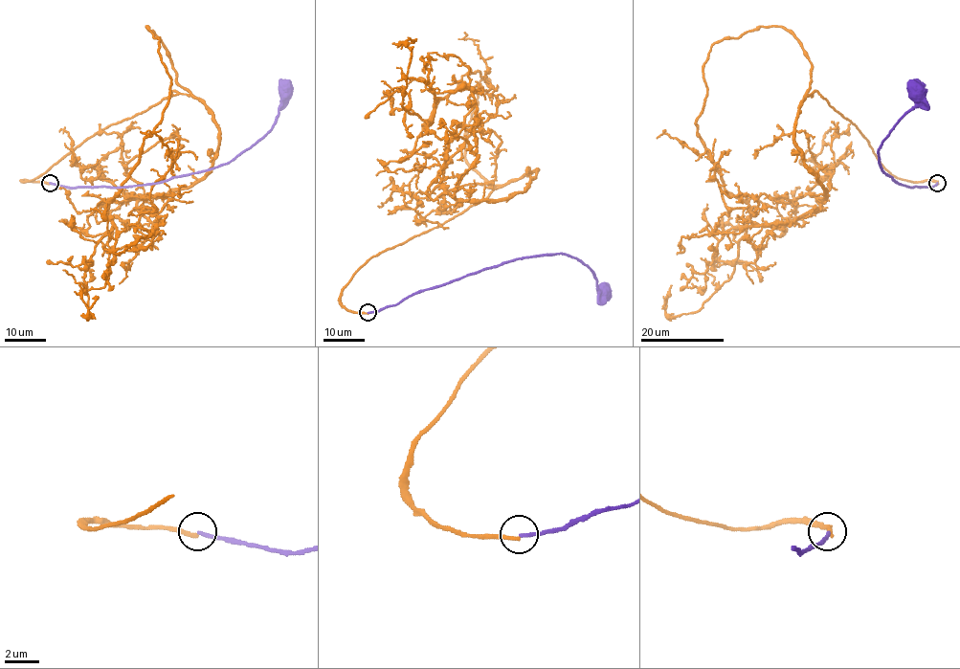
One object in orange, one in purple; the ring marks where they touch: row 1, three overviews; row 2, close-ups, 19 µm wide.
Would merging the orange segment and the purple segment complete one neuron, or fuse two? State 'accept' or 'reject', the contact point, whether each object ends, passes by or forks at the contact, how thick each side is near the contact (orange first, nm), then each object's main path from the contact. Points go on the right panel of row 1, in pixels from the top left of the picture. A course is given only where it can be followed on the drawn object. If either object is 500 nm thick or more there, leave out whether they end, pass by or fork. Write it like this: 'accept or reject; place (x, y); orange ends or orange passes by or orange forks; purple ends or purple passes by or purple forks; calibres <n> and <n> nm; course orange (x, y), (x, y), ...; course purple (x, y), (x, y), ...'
reject; place (937, 183); orange ends; purple ends; calibres 240 and 200 nm; course orange (937, 183), (898, 178), (816, 91), (793, 144), (823, 202), (740, 239), (696, 311), (665, 311), (671, 285); course purple (937, 183), (931, 187), (904, 186), (880, 166), (878, 151), (881, 141), (915, 104), (915, 89)

